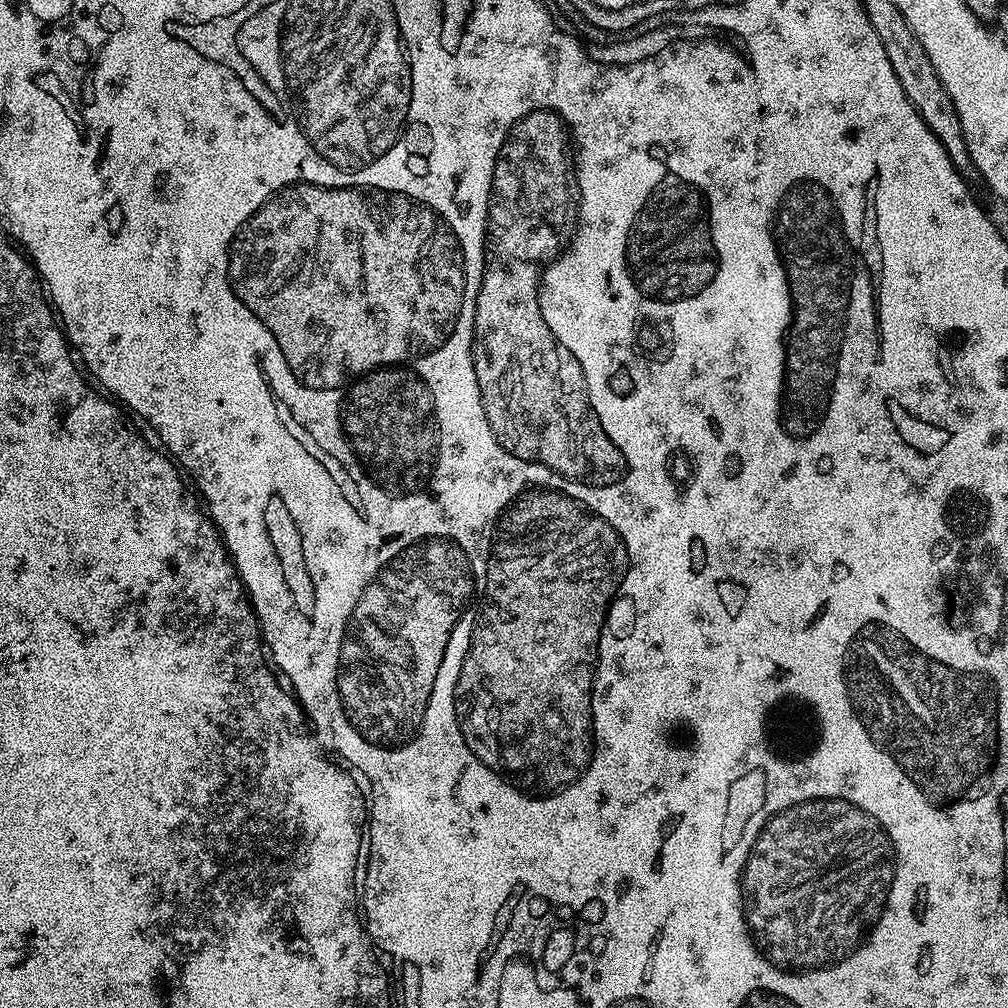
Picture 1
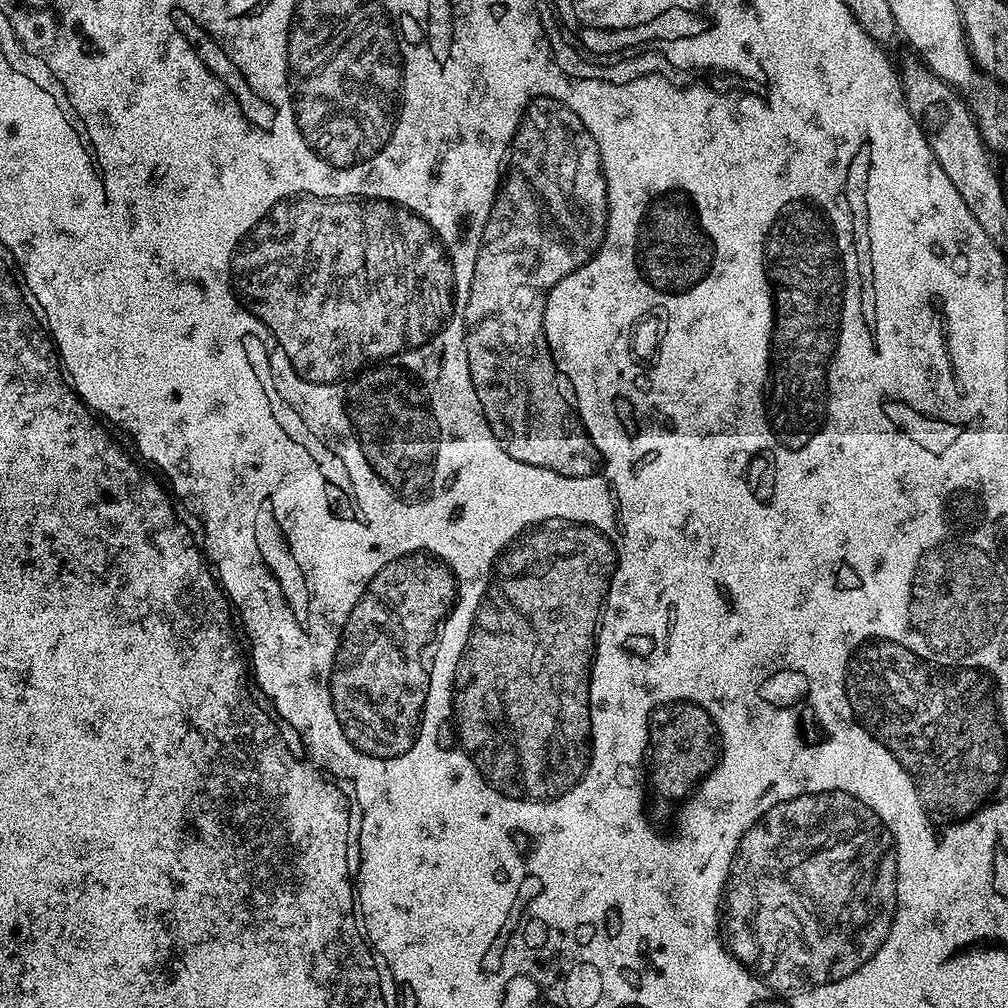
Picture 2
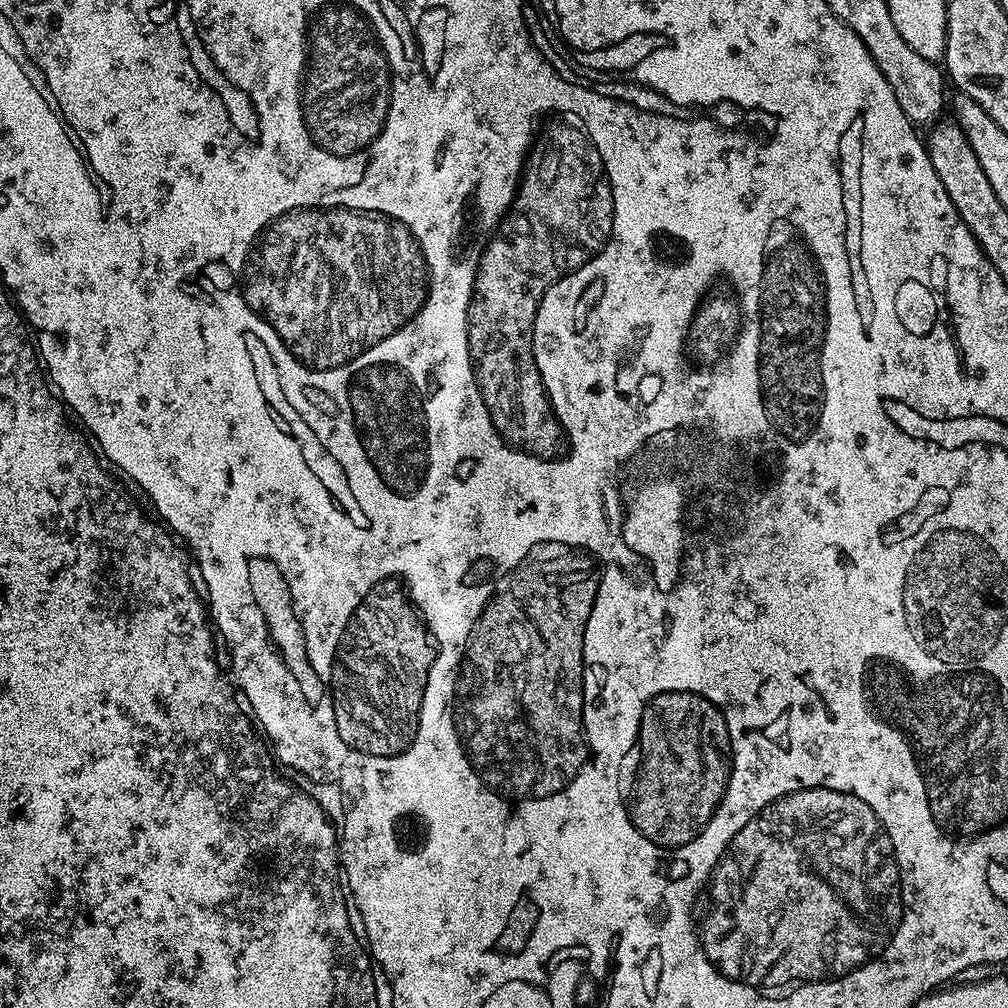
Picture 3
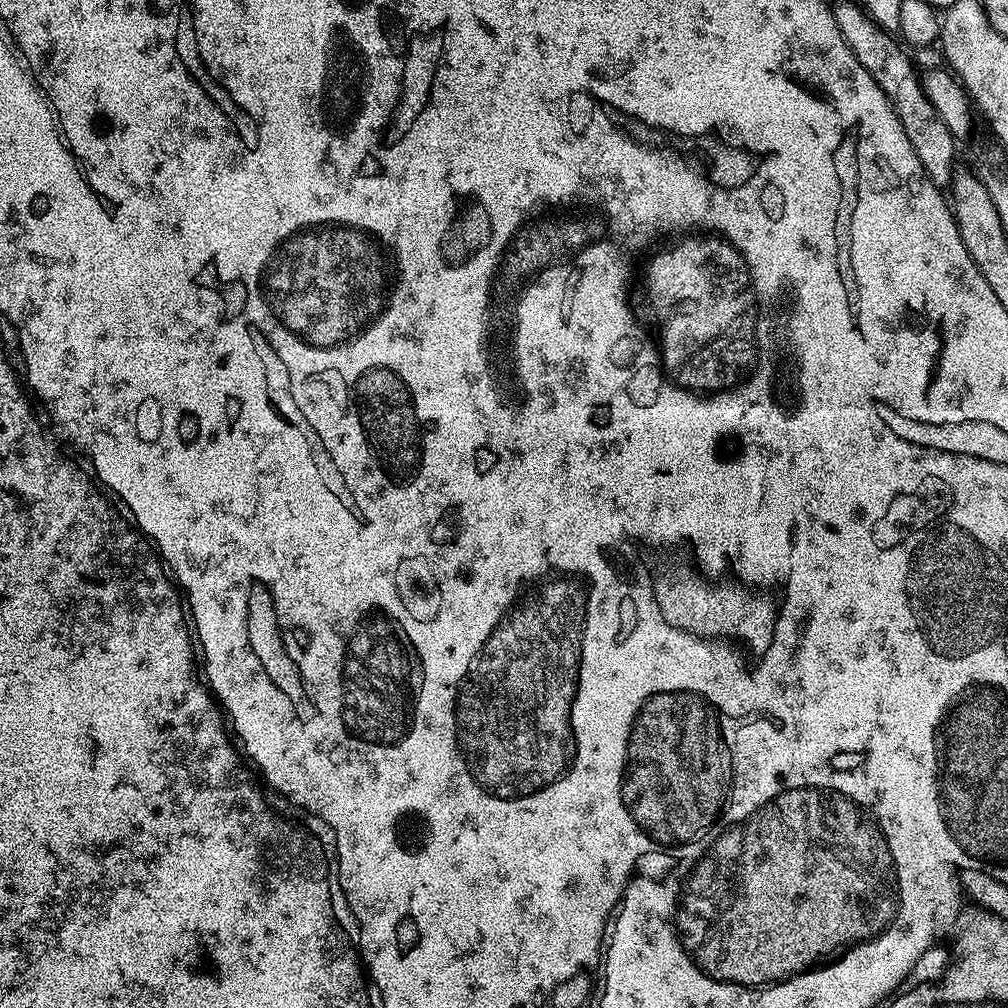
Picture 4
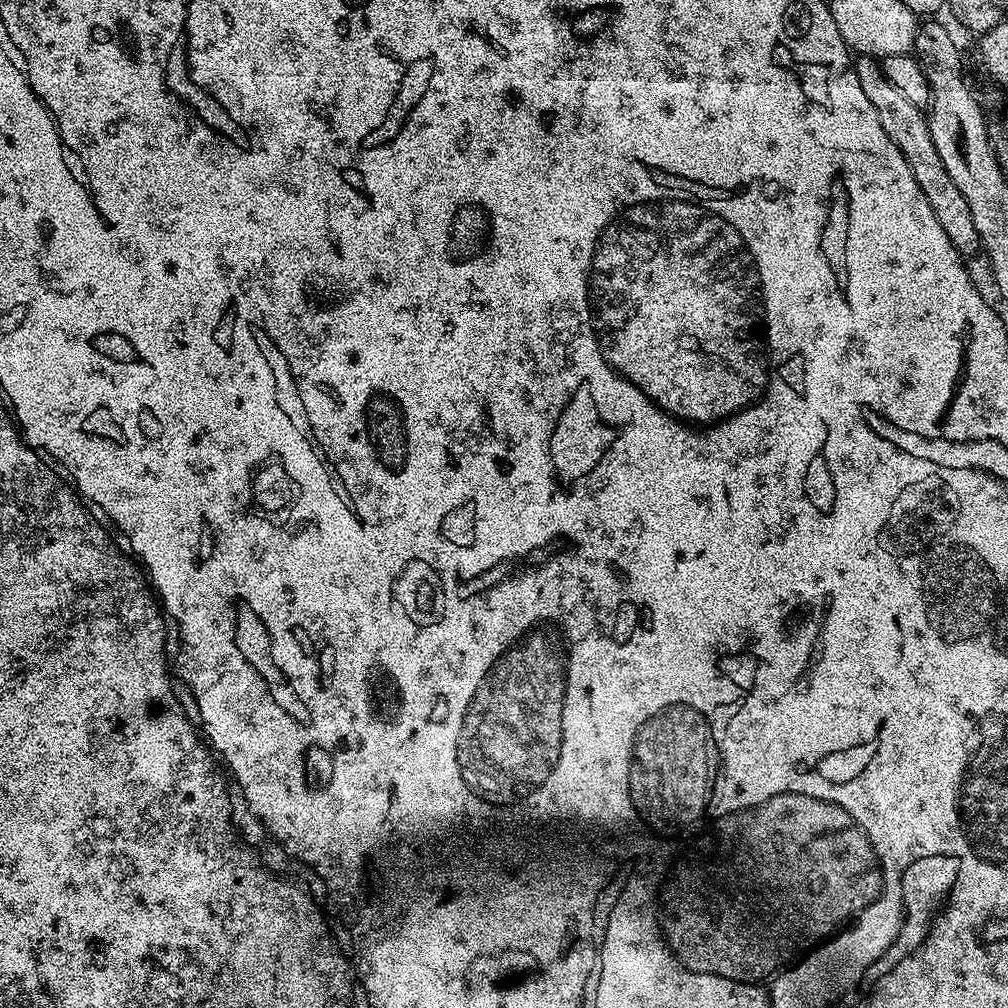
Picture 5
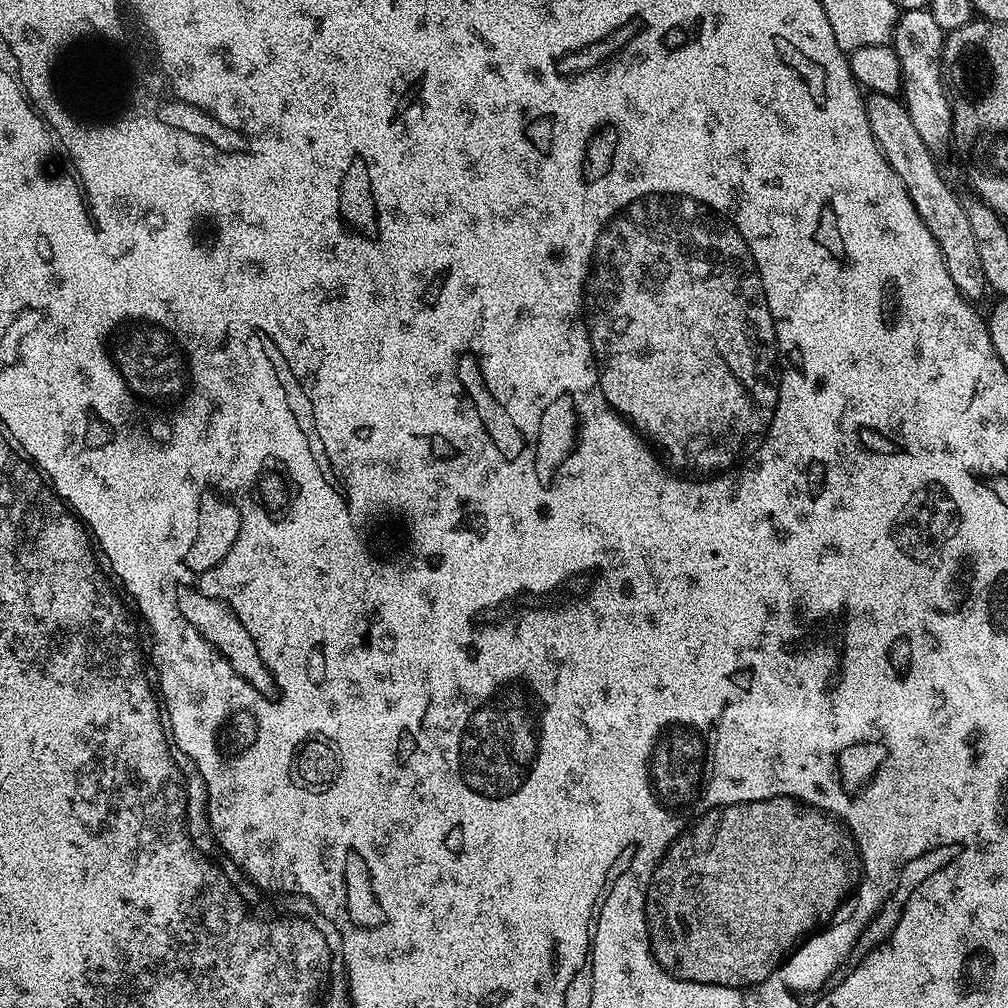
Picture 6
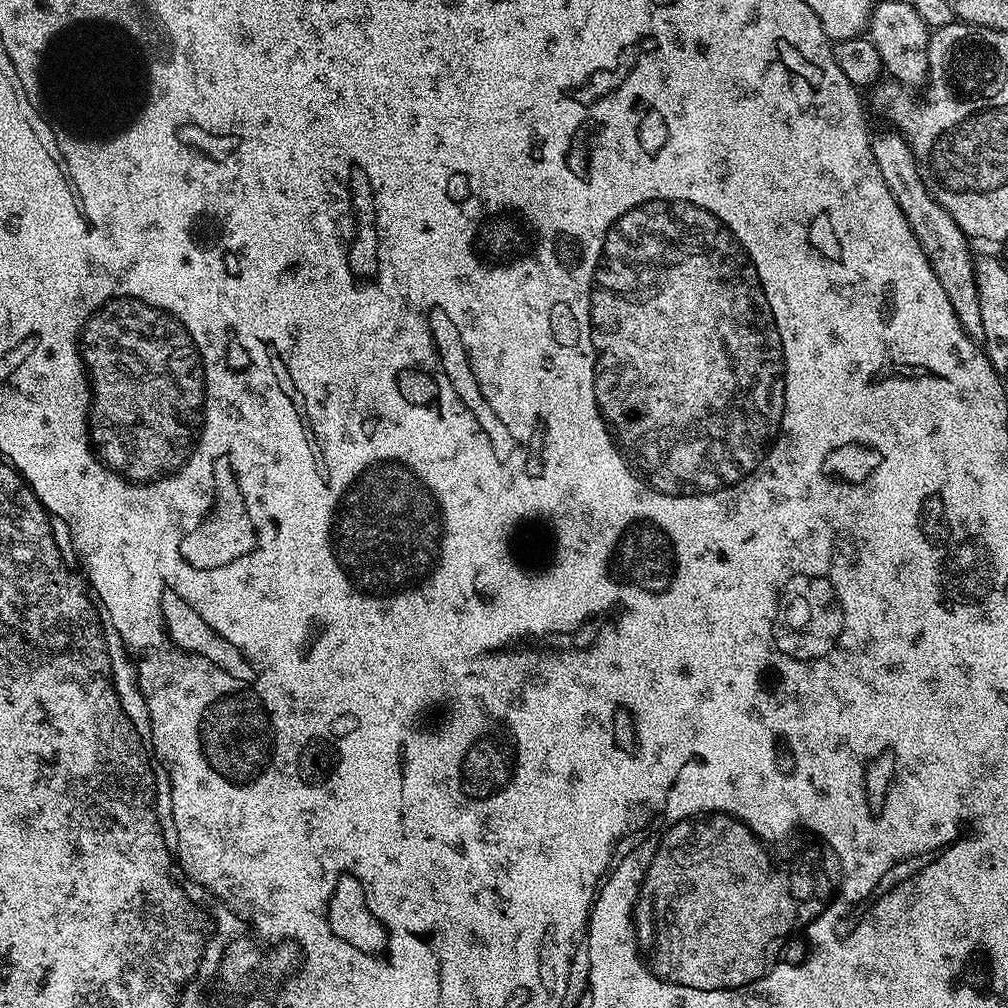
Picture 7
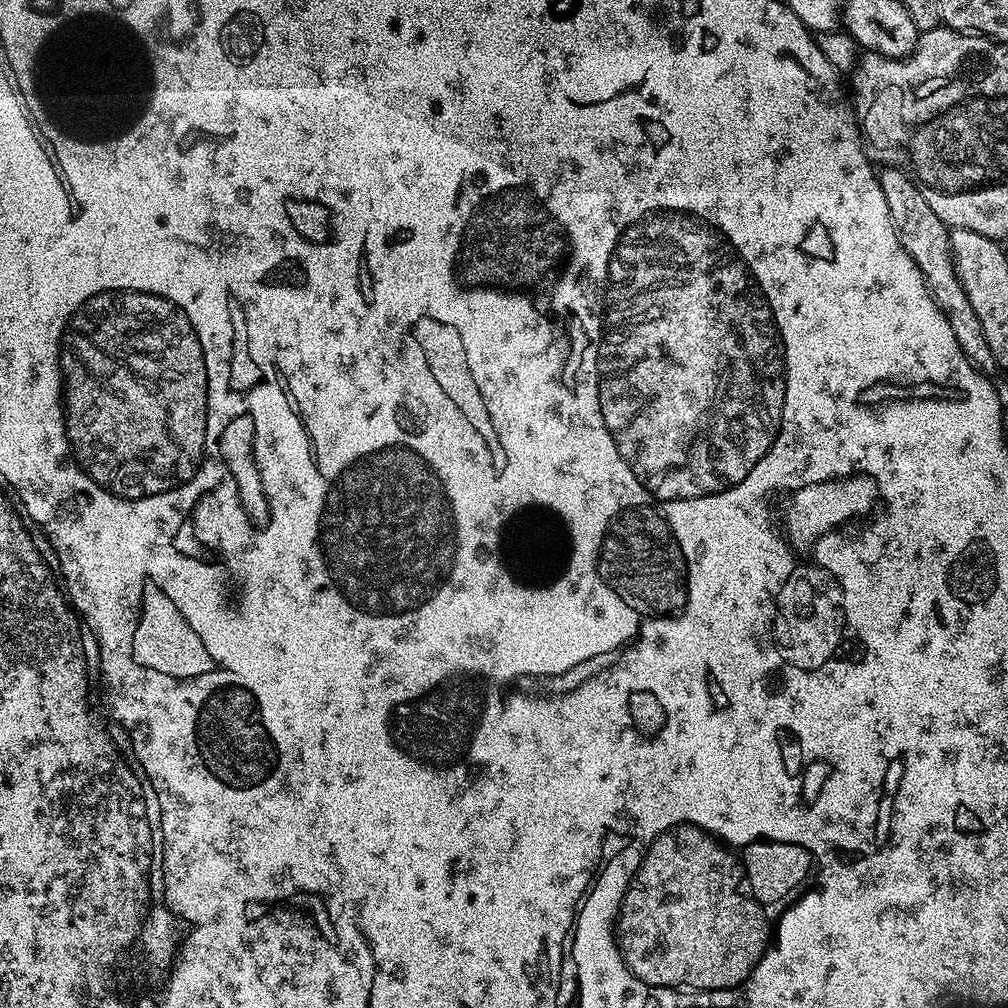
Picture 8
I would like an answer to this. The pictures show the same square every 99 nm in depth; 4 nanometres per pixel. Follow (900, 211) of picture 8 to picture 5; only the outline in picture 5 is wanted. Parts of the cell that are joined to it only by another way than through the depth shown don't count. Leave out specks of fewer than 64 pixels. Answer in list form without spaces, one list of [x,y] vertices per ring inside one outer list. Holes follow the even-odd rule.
[[[857,55],[854,67],[858,82],[862,82],[862,90],[865,92],[866,98],[870,98],[870,106],[874,106],[874,110],[878,110],[878,122],[882,122],[882,130],[886,130],[886,134],[890,134],[890,138],[898,146],[898,150],[902,150],[918,186],[922,186],[922,194],[926,194],[926,202],[930,202],[930,210],[934,210],[934,218],[938,218],[938,222],[942,222],[942,230],[946,230],[946,238],[950,238],[952,245],[965,258],[971,258],[975,252],[979,253],[981,251],[980,239],[978,230],[974,230],[974,218],[970,215],[970,206],[966,206],[966,198],[962,198],[962,190],[958,190],[958,186],[954,186],[954,178],[950,178],[950,174],[946,174],[946,166],[942,166],[942,158],[936,149],[932,132],[928,129],[927,115],[918,106],[912,105],[906,99],[906,94],[902,94],[902,90],[898,90],[898,86],[894,86],[888,81],[881,61],[877,57]]]

